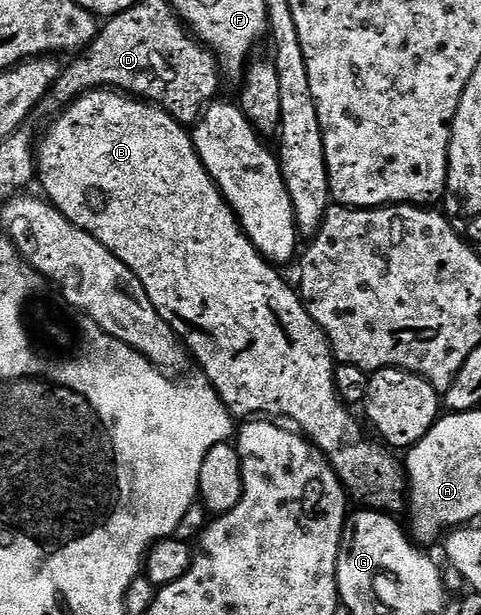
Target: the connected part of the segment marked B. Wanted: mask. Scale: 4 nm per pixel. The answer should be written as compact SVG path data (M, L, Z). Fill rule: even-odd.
M100 89L98 91L87 91L84 95L79 96L78 99L74 99L72 103L66 104L62 108L63 111L59 116L56 117L55 120L51 123L51 128L48 129L47 132L43 135L43 140L38 140L37 143L37 183L40 183L43 186L42 194L45 196L46 202L52 204L56 209L64 215L64 217L70 221L73 225L77 225L81 229L85 229L87 232L93 236L97 241L101 241L101 245L105 245L105 249L109 249L109 253L113 253L117 257L121 257L121 261L125 261L125 265L129 265L129 269L133 269L133 273L137 277L137 281L141 281L141 285L145 285L145 293L149 293L149 301L153 301L153 309L157 309L157 313L161 313L161 317L167 324L171 326L176 333L182 338L188 352L190 358L192 360L195 359L199 362L198 370L201 372L203 378L208 379L211 382L211 386L214 387L215 392L218 393L219 399L223 404L231 410L232 416L240 417L239 415L243 415L242 417L279 417L275 415L284 415L287 419L292 419L294 426L298 428L300 432L306 438L310 439L312 443L315 444L316 447L319 448L320 451L323 452L324 455L327 456L327 459L331 463L331 468L335 470L337 473L337 477L343 483L343 488L347 490L348 496L352 500L355 499L359 502L359 505L362 505L364 508L370 509L372 511L386 511L388 513L399 513L399 510L404 510L405 507L405 496L408 494L409 488L407 485L407 480L405 478L404 468L401 466L400 460L399 463L394 459L392 452L388 450L386 446L382 442L374 441L375 443L370 443L369 440L363 439L363 431L359 428L359 423L354 419L353 416L350 415L348 404L342 403L339 400L339 394L337 393L337 389L335 388L335 369L336 362L331 353L331 346L329 345L329 341L325 337L325 333L321 330L321 328L317 325L317 321L313 321L313 317L309 317L309 313L305 309L305 305L303 304L303 300L299 297L299 292L296 290L294 286L291 287L286 283L285 280L282 279L281 276L278 275L276 268L272 266L272 264L268 263L266 259L260 255L259 250L256 249L255 246L249 241L249 237L247 234L242 231L239 227L239 218L231 212L231 207L223 200L223 195L219 192L219 186L211 180L209 177L209 173L205 169L205 165L201 161L201 157L197 153L197 149L195 148L195 140L193 138L192 132L188 130L184 124L176 121L169 112L164 111L163 108L155 106L154 103L146 102L142 99L134 98L124 92L117 91L114 89Z

